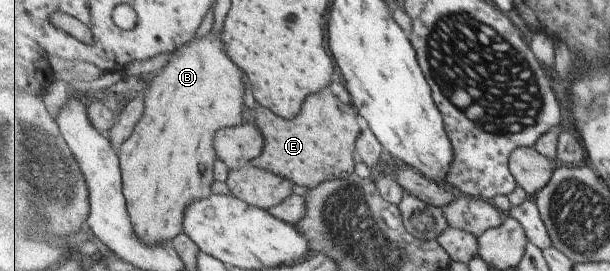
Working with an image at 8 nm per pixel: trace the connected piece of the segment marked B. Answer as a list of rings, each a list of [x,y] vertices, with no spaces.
[[[208,32],[203,38],[195,39],[181,47],[169,58],[146,94],[146,110],[142,122],[136,126],[134,134],[122,144],[120,162],[123,192],[127,208],[135,229],[146,245],[158,245],[166,239],[178,237],[184,231],[183,221],[188,206],[198,198],[213,195],[215,163],[219,154],[215,148],[218,133],[245,122],[246,86],[243,70],[232,60],[223,42],[223,32]]]

